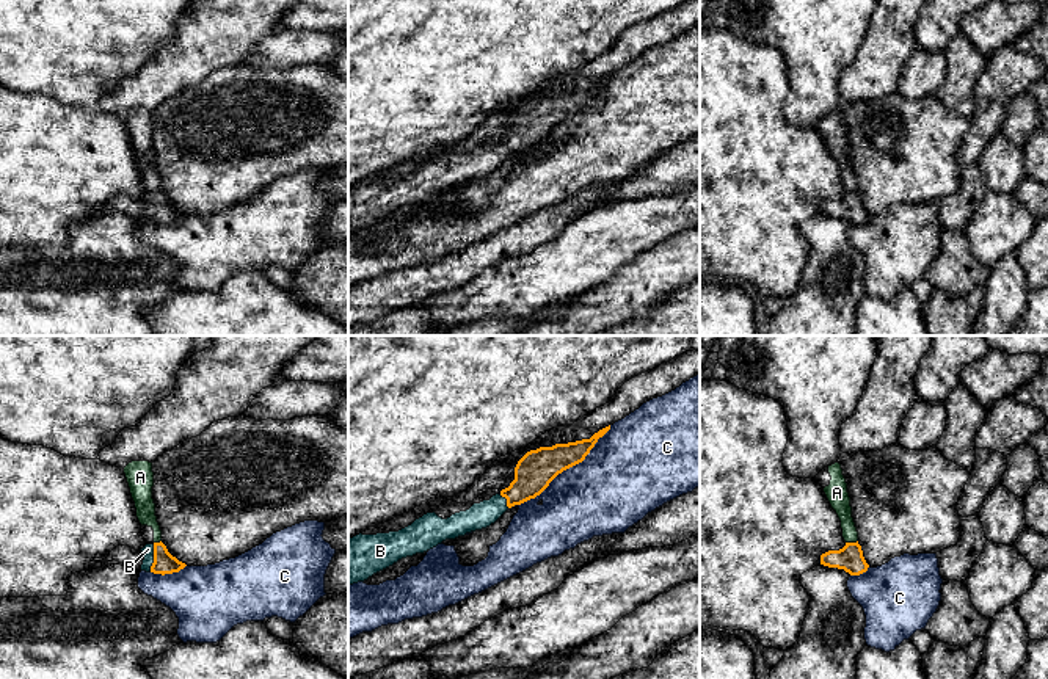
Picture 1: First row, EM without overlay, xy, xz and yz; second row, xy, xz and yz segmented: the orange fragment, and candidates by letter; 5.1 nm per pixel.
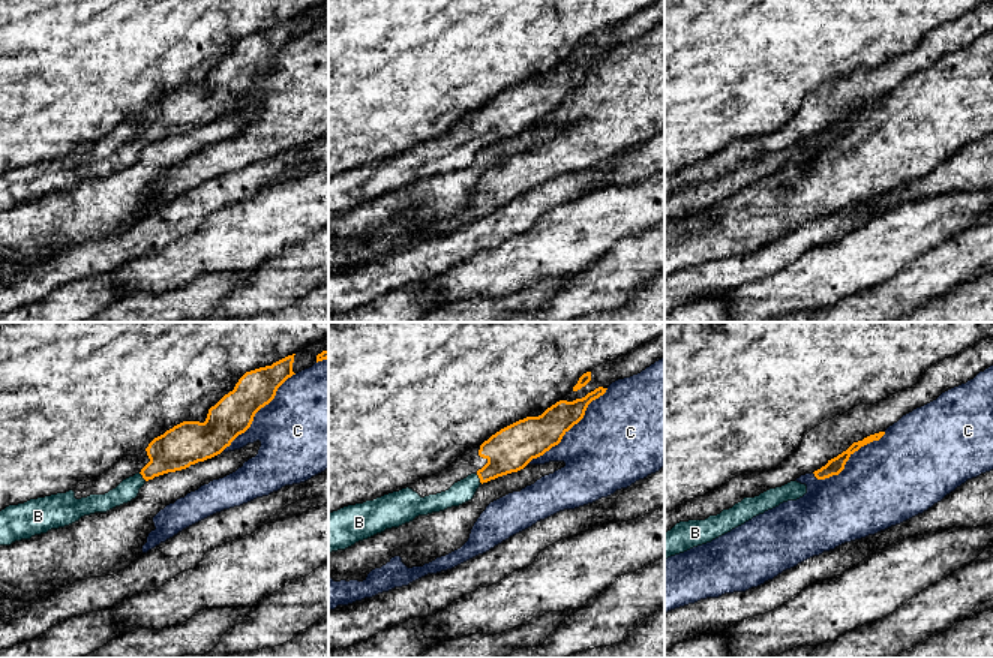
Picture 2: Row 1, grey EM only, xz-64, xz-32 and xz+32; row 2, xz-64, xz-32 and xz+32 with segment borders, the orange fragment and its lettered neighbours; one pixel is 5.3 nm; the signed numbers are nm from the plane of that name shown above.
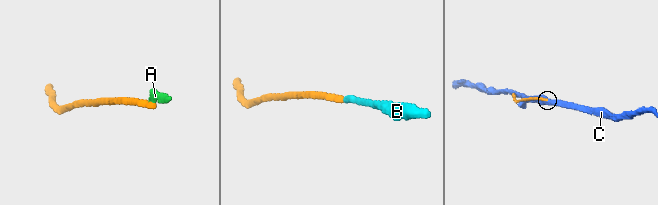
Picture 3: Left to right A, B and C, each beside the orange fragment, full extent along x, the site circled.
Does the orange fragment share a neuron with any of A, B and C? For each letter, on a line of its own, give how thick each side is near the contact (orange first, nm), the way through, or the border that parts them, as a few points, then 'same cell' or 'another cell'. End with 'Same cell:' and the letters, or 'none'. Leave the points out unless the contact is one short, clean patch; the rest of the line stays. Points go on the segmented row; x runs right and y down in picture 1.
A: calibres 130 and 110 nm; border yz (857, 540), (846, 543); another cell
B: calibres 110 and 60 nm; way xy (163, 563), (154, 559), (148, 549); same cell
C: calibres 200 and 420 nm; another cell
Same cell: B

